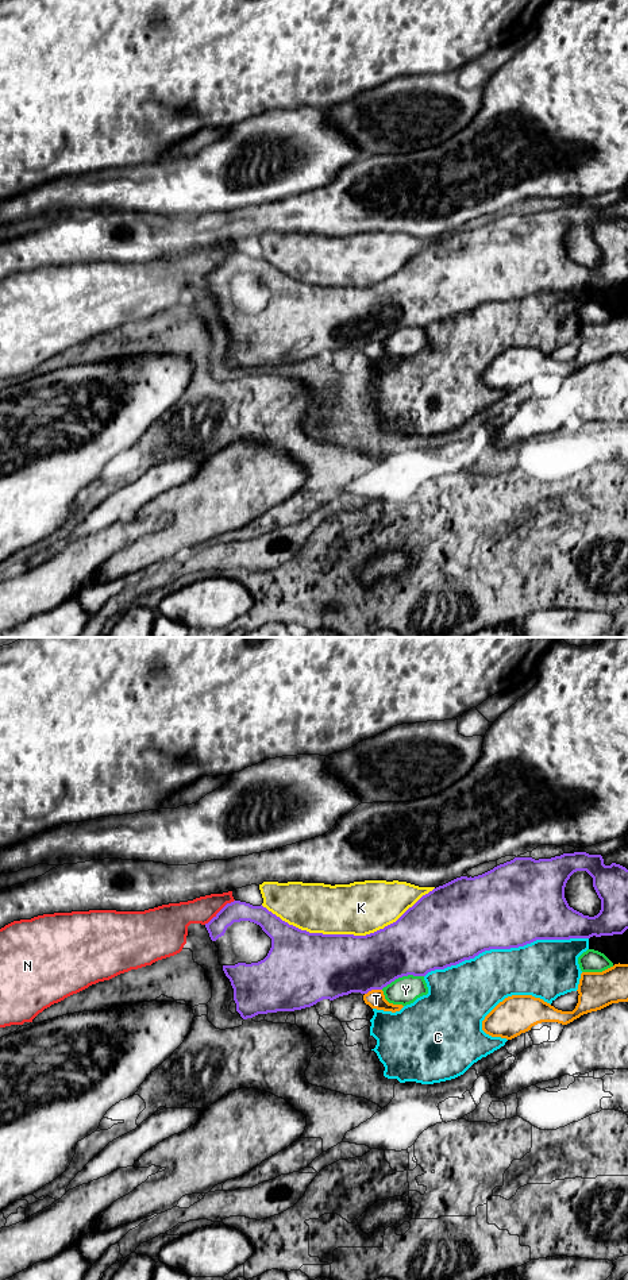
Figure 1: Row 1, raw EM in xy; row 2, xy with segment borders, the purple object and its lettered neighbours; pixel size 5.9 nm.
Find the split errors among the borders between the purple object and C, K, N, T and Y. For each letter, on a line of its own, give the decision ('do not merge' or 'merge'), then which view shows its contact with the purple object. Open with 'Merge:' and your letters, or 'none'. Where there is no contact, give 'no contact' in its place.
Merge: none
C: do not merge | xy
K: do not merge | xy
N: do not merge | xy
T: do not merge | xy
Y: do not merge | xy

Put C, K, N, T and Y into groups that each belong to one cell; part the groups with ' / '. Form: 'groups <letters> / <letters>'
groups C K Y / N / T

